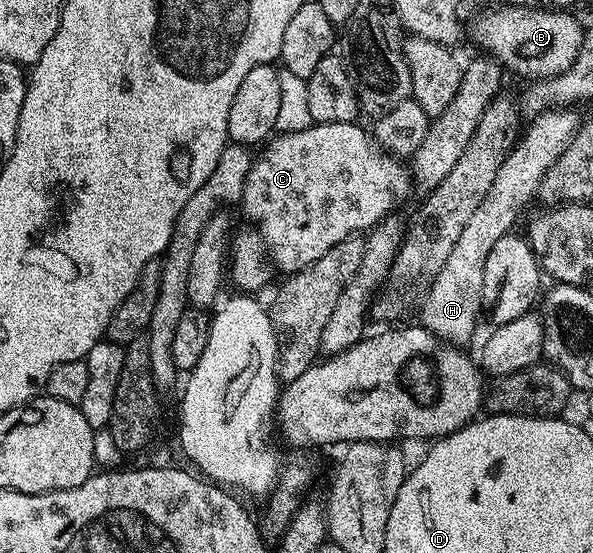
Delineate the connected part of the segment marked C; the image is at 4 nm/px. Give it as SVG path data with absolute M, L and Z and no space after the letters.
M316 122L307 130L299 130L298 132L283 132L274 135L272 139L264 145L265 153L254 159L253 168L249 172L249 177L245 183L245 189L241 195L240 207L245 208L245 212L250 216L252 223L258 232L265 238L265 243L271 249L271 259L278 269L281 268L285 274L300 272L311 262L315 262L319 258L323 258L323 254L327 254L327 250L331 250L331 246L339 246L339 242L343 242L348 236L356 236L358 234L368 233L377 227L386 216L394 211L396 204L401 204L409 196L409 176L411 180L411 172L408 167L405 168L400 159L392 151L386 150L372 135L369 136L365 132L361 132L360 123L354 122L331 122L330 124L318 124Z

